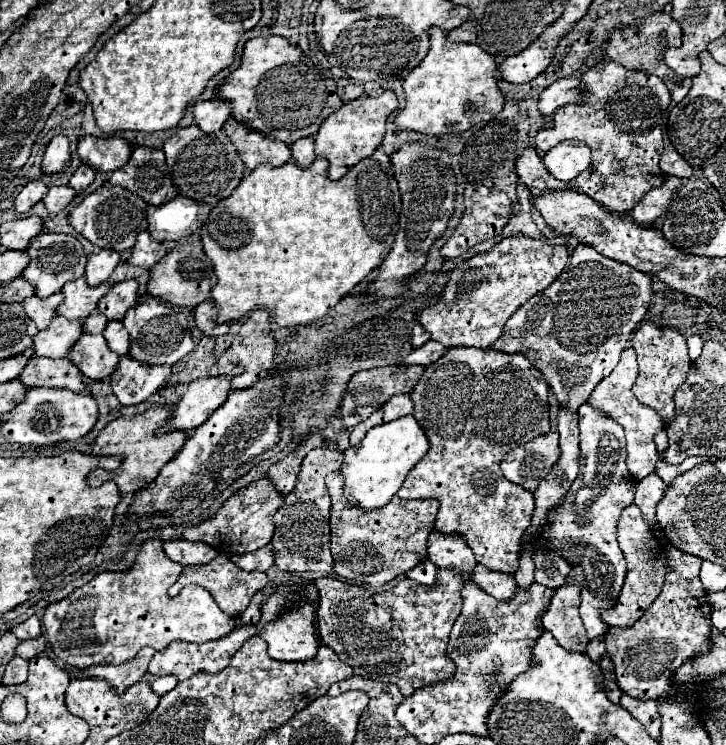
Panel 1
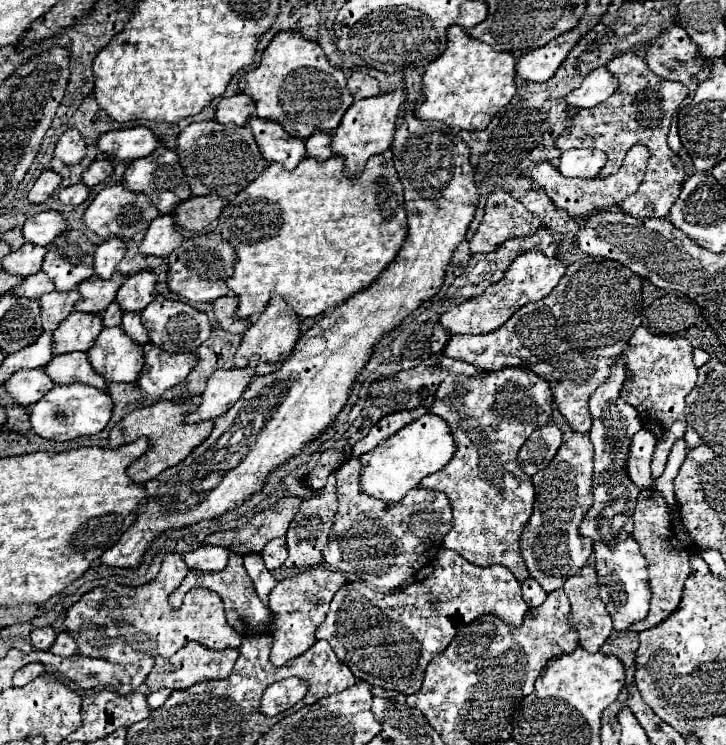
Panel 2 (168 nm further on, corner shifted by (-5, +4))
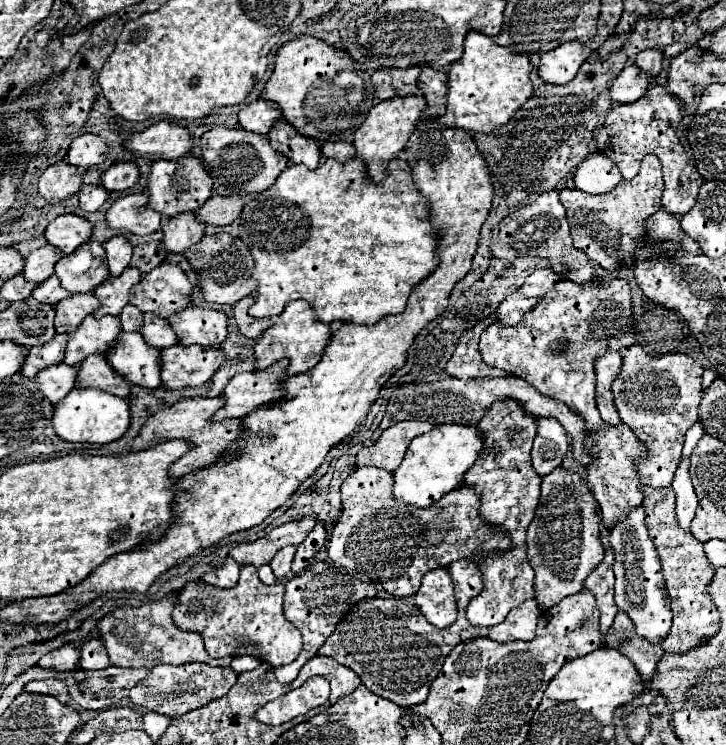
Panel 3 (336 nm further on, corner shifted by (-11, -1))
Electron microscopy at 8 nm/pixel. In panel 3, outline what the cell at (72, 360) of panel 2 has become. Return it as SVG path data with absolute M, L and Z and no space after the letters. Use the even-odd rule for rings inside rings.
M93 354L83 364L79 364L79 376L77 376L79 388L99 388L103 392L127 398L131 396L131 384L117 374L105 356Z

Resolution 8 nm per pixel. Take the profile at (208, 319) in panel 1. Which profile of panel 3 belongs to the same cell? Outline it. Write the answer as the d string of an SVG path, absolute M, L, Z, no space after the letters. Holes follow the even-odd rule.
M247 296L247 298L239 300L235 304L235 310L233 310L235 320L237 320L237 326L239 326L239 332L243 332L243 336L247 336L247 338L259 338L275 322L275 318L261 318L261 320L251 318L247 314L247 310L249 310L249 306L253 302L255 302L255 298L253 296Z

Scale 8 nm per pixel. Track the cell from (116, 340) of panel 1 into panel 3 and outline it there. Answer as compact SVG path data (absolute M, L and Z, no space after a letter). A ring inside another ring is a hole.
M145 314L141 334L145 336L147 344L151 344L159 350L179 344L175 332L171 330L171 324L165 318L159 318L159 316L153 316L153 314Z

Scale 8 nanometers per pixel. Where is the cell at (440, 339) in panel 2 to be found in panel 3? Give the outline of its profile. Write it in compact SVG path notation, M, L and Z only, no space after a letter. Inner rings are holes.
M495 315L479 320L471 330L467 330L461 336L461 340L459 340L459 344L457 344L457 348L455 348L451 360L447 362L447 368L445 368L445 372L449 376L459 378L459 380L475 380L475 378L491 378L491 376L493 378L510 376L504 370L489 368L483 362L479 346L477 346L481 332L485 328L488 328L494 321Z

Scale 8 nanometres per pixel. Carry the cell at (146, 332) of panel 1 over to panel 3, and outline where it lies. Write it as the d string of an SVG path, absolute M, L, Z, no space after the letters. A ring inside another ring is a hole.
M187 308L167 318L175 334L179 336L179 344L191 346L219 346L227 338L229 318L223 310L207 310L207 308Z

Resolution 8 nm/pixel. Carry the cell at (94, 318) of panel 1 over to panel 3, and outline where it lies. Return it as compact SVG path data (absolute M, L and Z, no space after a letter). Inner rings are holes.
M127 304L121 312L121 326L125 332L135 332L135 330L141 330L143 326L143 312L131 304Z

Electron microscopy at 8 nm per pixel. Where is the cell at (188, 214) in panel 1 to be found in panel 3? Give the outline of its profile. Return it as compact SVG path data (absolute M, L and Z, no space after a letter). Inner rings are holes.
M213 192L211 198L197 210L197 218L211 226L227 226L235 218L239 218L243 206L245 206L245 200L237 194L221 196Z

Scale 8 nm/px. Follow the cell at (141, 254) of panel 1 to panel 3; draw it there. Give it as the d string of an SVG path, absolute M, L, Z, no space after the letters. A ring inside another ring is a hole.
M183 212L173 216L163 226L163 244L171 252L183 254L187 248L197 244L205 236L207 224L195 218L195 212Z

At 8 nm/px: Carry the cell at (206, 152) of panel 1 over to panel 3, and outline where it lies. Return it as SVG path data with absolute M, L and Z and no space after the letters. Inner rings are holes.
M213 128L201 136L201 148L203 162L213 176L217 192L263 192L273 186L277 176L289 166L289 158L273 150L267 136L243 128Z

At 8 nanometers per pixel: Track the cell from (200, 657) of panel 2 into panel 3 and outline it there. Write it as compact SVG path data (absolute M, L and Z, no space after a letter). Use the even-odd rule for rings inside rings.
M161 664L151 668L149 674L135 688L131 688L129 698L135 706L145 708L147 712L179 718L191 710L209 704L211 700L225 696L235 682L237 682L237 674L231 668L213 668L207 664L185 664L185 666Z

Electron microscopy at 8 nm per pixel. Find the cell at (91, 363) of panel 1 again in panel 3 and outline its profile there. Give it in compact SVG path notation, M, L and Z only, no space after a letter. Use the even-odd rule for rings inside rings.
M121 332L117 344L107 352L107 360L135 386L161 386L161 350L147 346L141 332Z

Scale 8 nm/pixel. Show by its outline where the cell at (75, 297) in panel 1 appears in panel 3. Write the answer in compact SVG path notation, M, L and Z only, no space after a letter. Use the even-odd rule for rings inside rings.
M127 268L121 276L117 278L107 278L99 288L95 288L95 296L99 298L101 306L95 310L93 316L105 316L113 314L119 316L123 306L129 304L129 292L131 288L141 280L139 268Z

